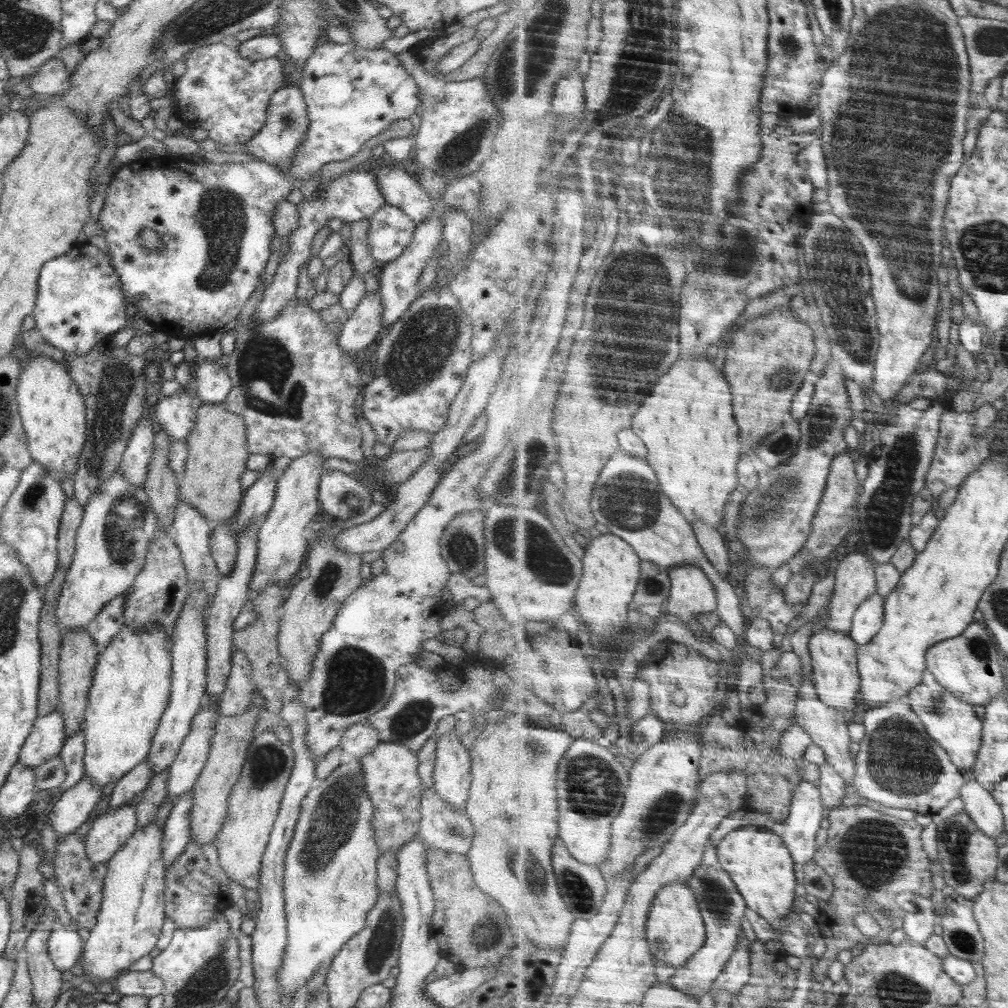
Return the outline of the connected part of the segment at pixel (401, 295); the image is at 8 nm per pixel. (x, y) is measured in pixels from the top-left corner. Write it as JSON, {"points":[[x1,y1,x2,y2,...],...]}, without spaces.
{"points":[[435,210,427,221,420,223,414,231,411,243,404,249,404,252,398,258,387,262,379,273,379,290,382,303,382,322,384,331,390,325,393,325,403,312,420,295,419,280,422,271,426,268,429,258,437,250,437,246,443,240,443,224]]}

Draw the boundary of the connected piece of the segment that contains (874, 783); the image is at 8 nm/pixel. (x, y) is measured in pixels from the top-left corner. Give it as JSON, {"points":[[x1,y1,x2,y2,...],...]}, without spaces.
{"points":[[891,700,878,708,870,709,864,719,864,724,866,726,866,735,864,739,860,742,861,749,857,754,857,778,850,786,847,788,848,795,859,794,862,798,867,798,868,800,874,800,874,802,881,803,888,807,890,811,900,811,902,809,909,809,910,811,915,811,921,815,936,815,942,813,946,807,955,798,961,796,962,787,968,782,968,780,962,775,960,771,961,768,953,761,953,758,948,754,948,751,929,733,925,722,921,719,921,715,913,709,910,702,905,700]]}

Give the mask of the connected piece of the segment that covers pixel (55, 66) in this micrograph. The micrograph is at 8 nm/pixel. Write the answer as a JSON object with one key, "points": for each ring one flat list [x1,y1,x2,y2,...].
{"points":[[56,57,48,59,28,80,34,93,62,94,69,91,69,74,64,63]]}

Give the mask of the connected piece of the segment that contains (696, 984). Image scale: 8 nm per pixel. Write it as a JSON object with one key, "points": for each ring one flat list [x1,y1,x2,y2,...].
{"points":[[719,864,709,867,699,866,694,876,687,881,701,903,709,940,688,965,678,969,676,976,669,983,686,994,701,997,711,992,716,980,728,966,730,958,738,952,741,936,744,934,742,920,746,919,749,903,738,889,733,876]]}

